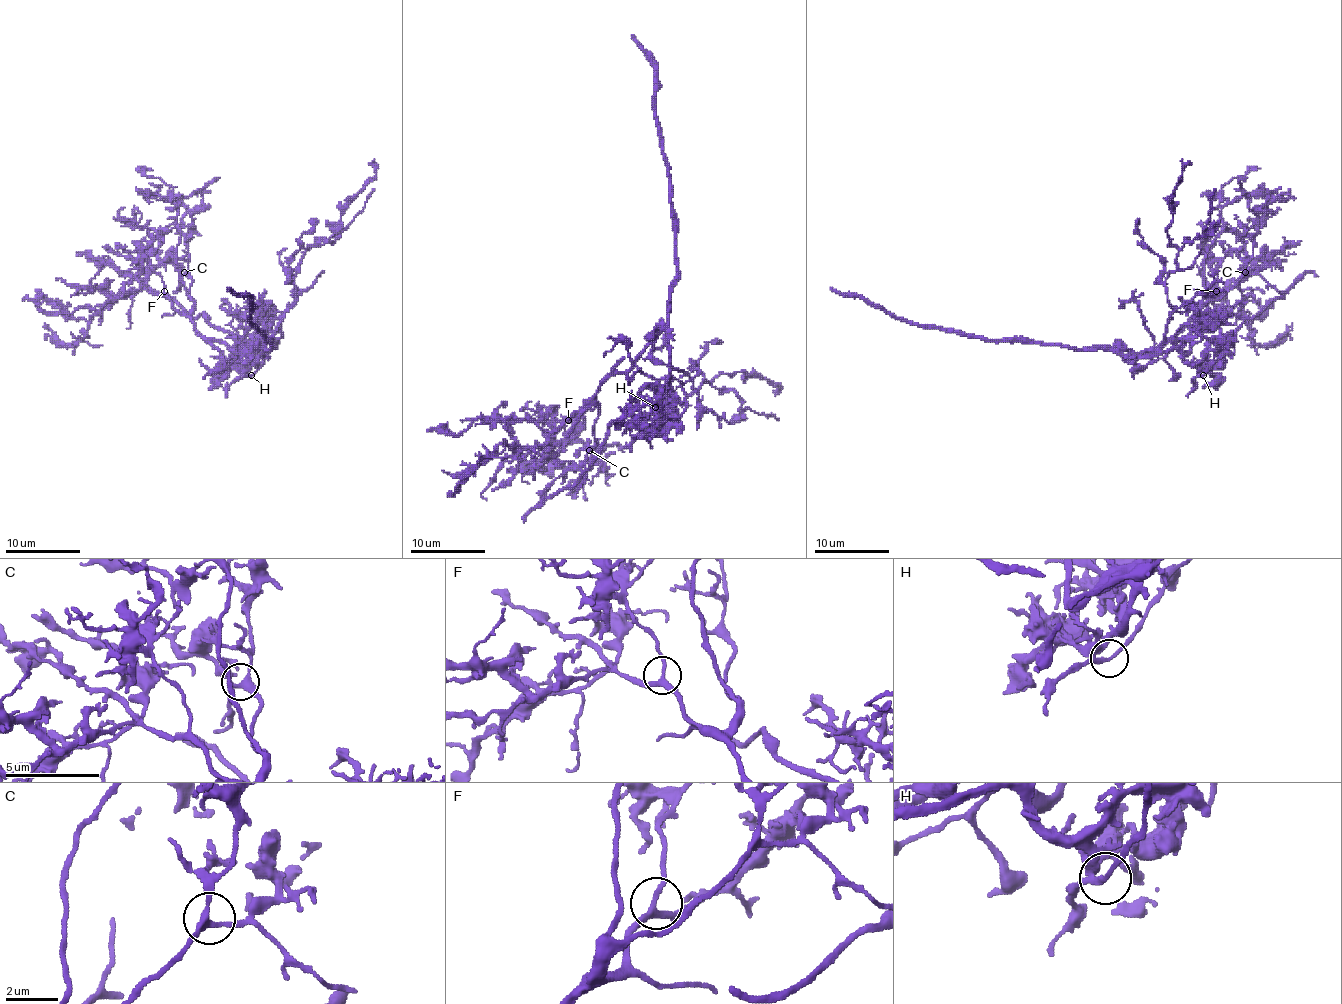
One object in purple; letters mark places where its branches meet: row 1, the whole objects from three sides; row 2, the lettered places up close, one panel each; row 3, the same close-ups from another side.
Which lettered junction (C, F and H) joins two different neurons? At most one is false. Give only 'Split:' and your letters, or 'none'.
Split: H

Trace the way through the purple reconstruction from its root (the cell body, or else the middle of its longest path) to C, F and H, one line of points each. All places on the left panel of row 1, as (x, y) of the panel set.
C: (251, 353), (238, 354), (220, 341), (208, 341), (195, 328), (193, 300), (188, 295), (192, 280), (184, 272)
F: (251, 353), (238, 354), (220, 341), (208, 341), (188, 317), (173, 306), (164, 291)
H: (251, 353), (247, 351), (264, 349), (247, 373), (251, 375)

